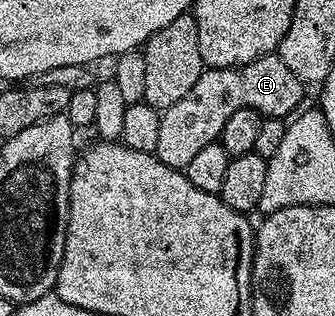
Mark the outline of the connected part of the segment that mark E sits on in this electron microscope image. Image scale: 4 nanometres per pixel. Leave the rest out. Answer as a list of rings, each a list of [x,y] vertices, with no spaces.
[[[276,54],[262,56],[259,59],[262,64],[257,64],[253,60],[238,68],[206,68],[200,74],[200,78],[196,78],[198,88],[192,86],[192,90],[188,90],[188,94],[184,94],[184,98],[180,98],[176,106],[162,112],[160,134],[156,138],[154,155],[160,162],[164,162],[164,166],[185,170],[188,162],[192,162],[192,158],[199,150],[204,150],[204,146],[215,143],[221,137],[224,122],[228,122],[228,118],[236,114],[236,110],[251,108],[266,118],[286,118],[299,111],[298,103],[301,102],[302,92],[304,92],[300,78],[296,78],[296,74],[292,74],[292,70],[288,70],[288,66],[284,66],[284,62]]]

